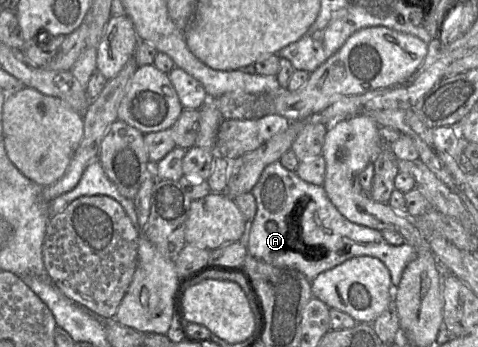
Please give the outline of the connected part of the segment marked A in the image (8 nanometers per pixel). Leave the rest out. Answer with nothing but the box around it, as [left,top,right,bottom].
[246,161,417,287]

